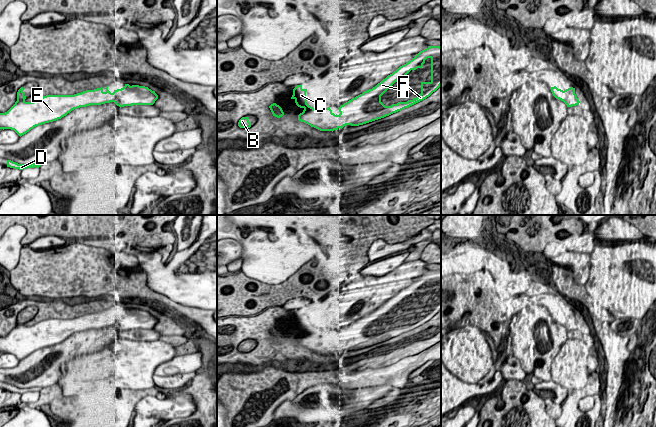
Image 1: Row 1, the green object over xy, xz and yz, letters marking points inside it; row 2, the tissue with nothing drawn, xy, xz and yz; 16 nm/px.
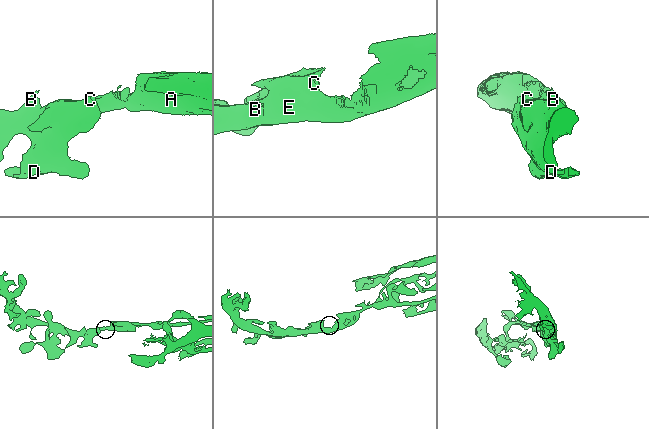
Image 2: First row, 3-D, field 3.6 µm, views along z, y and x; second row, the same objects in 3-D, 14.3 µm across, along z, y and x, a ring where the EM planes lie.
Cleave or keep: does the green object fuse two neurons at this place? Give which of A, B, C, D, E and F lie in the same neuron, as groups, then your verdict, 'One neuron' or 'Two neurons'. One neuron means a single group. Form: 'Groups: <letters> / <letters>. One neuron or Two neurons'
Groups: A B C D E F. One neuron

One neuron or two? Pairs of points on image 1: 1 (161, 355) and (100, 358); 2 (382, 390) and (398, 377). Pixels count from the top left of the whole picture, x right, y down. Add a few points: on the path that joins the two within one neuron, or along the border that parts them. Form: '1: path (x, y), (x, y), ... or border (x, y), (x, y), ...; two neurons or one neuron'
1: path (146, 355), (115, 355); one neuron
2: border (394, 386), (386, 382), (367, 387); two neurons

